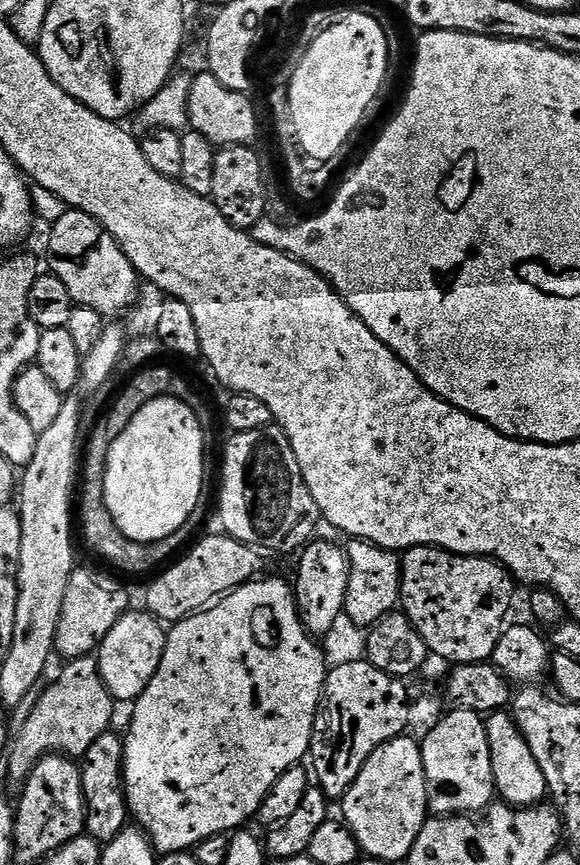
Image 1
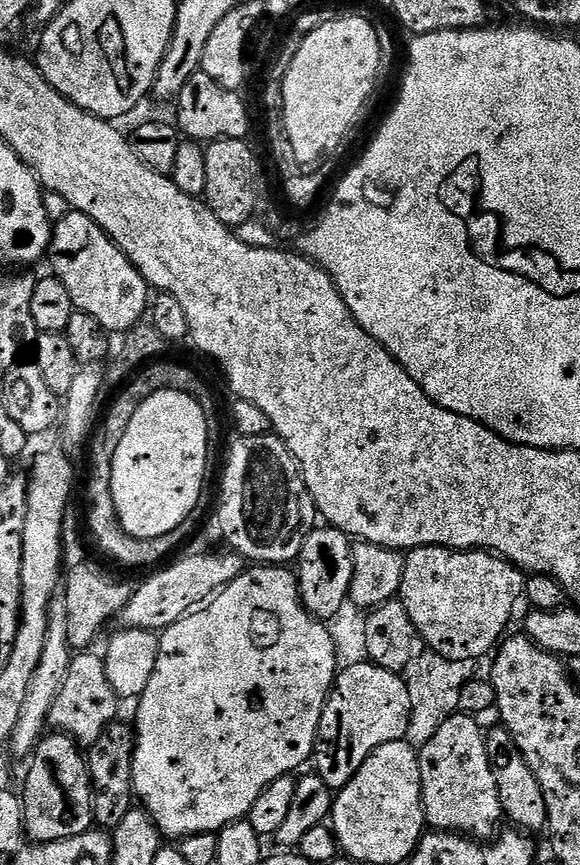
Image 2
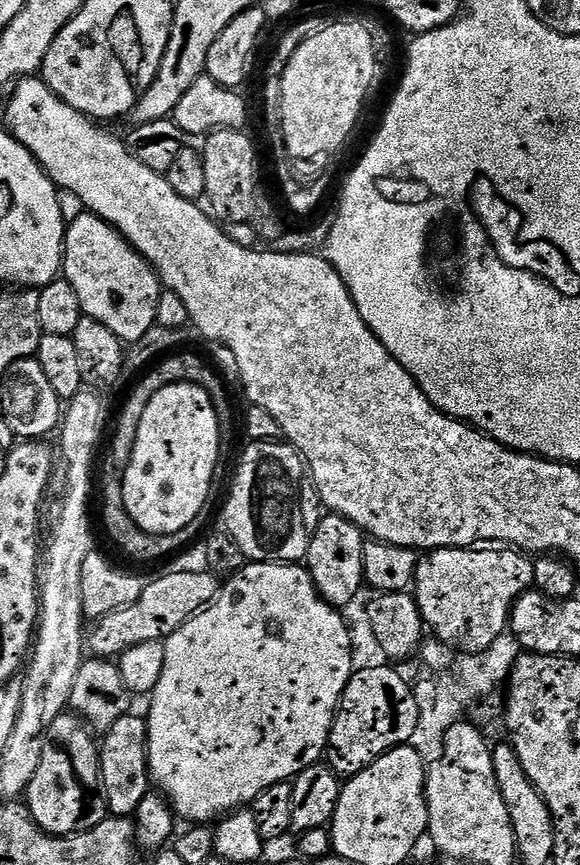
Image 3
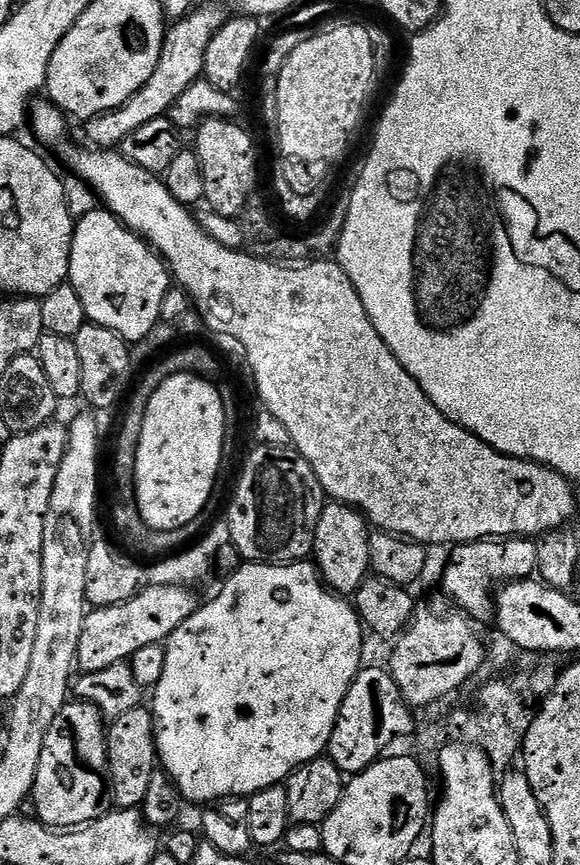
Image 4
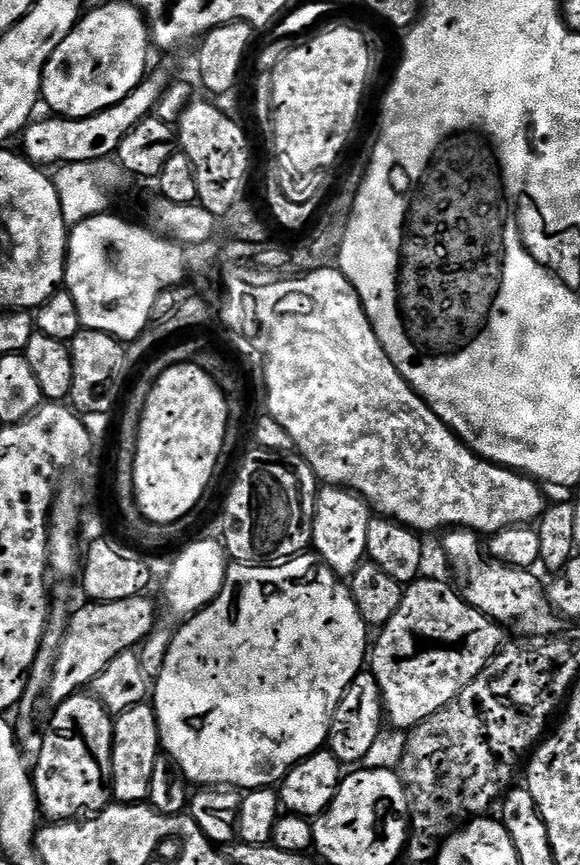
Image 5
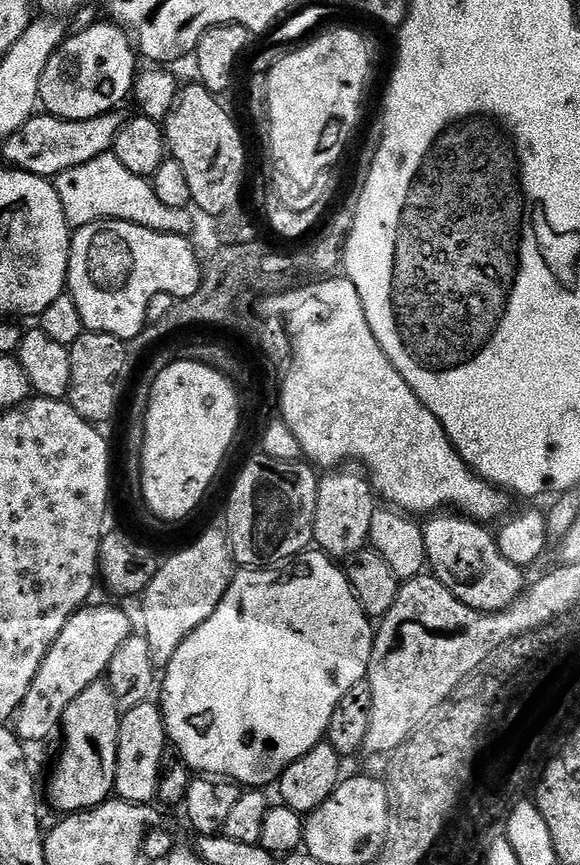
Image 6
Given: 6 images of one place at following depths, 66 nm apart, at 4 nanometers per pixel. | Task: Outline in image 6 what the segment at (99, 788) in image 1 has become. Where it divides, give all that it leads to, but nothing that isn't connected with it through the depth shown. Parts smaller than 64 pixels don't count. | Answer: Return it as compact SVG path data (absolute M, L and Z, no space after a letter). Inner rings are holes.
M156 702L127 709L120 717L118 730L118 762L115 795L131 804L151 805L157 799L163 751L170 741L164 725L164 714Z

